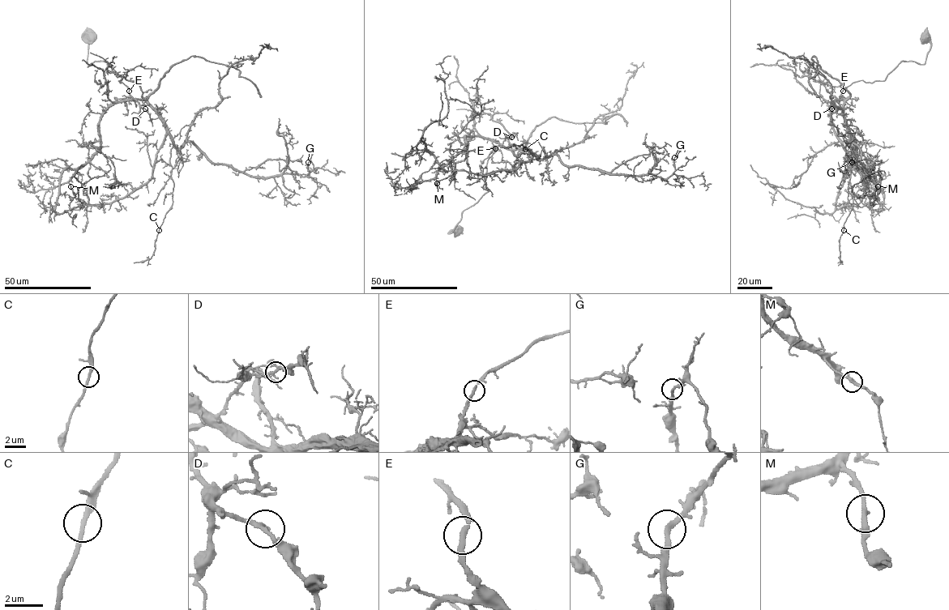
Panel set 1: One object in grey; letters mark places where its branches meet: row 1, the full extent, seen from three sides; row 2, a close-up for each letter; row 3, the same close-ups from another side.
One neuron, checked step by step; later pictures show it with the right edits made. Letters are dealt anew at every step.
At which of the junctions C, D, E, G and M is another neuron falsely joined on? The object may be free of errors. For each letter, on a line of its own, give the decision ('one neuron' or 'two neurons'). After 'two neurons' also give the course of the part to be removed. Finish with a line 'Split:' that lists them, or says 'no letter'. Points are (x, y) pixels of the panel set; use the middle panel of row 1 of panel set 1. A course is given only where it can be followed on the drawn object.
C: one neuron
D: one neuron
E: one neuron
G: one neuron
M: one neuron
Split: no letter

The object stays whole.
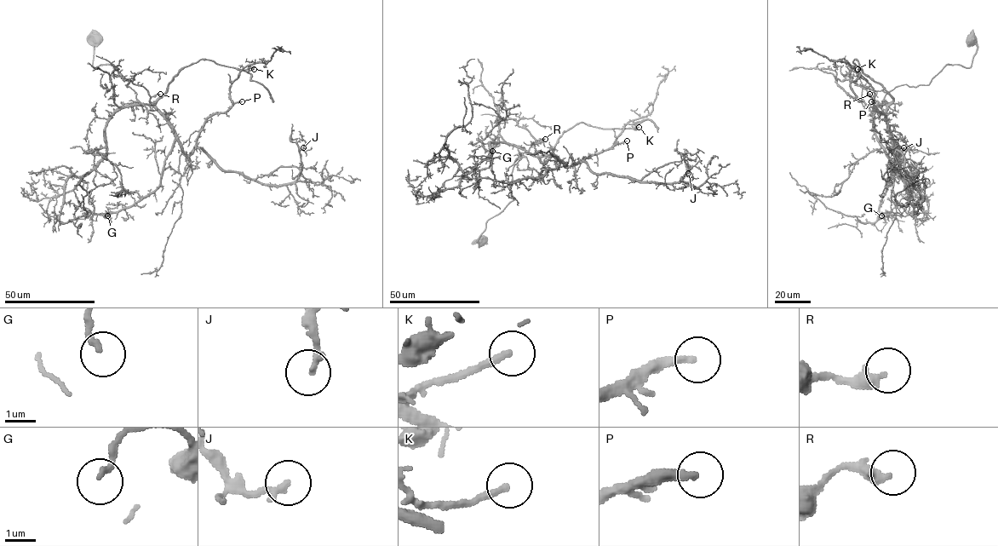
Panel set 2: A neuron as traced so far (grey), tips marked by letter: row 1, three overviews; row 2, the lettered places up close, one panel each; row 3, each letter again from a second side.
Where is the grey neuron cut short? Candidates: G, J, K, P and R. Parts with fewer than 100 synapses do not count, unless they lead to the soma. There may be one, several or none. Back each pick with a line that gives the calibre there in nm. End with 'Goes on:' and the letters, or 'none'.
P: Thickness 240 nm
Goes on: P

